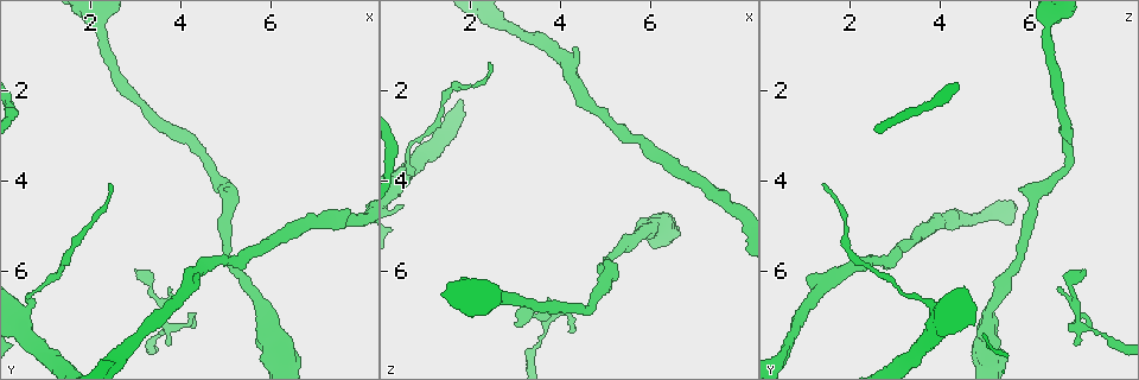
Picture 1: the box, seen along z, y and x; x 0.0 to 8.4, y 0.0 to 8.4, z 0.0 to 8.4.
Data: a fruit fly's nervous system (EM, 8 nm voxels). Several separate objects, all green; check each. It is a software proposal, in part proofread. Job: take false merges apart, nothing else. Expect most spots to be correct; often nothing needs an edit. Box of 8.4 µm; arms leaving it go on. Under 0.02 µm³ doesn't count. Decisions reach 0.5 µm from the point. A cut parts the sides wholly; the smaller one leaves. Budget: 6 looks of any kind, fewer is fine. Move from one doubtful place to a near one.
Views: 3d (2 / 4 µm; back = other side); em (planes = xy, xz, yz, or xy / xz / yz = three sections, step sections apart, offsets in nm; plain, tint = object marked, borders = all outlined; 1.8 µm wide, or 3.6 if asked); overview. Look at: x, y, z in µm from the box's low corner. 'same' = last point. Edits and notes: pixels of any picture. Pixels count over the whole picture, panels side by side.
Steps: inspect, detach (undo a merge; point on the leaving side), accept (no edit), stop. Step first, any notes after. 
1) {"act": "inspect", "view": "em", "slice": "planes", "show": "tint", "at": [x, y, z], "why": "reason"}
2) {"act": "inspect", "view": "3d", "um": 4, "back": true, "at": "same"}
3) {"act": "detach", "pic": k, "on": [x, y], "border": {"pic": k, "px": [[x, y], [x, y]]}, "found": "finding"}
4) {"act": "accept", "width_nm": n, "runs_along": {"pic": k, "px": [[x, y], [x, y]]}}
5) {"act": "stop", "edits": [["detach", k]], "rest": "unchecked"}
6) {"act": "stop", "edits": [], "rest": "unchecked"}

{"act": "inspect", "view": "em", "um": 3.6, "slice": "xz", "step": 16, "show": "tint", "at": [6.00, 7.40, 5.10], "why": "thick turns thin"}

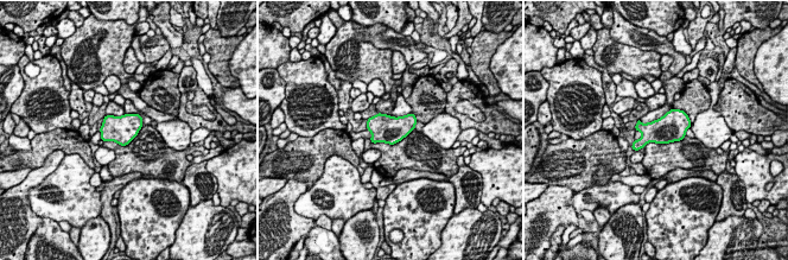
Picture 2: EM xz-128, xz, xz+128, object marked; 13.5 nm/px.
{"act": "inspect", "view": "em", "um": 3.6, "slice": "planes", "show": "borders", "at": "same", "why": "another direction"}

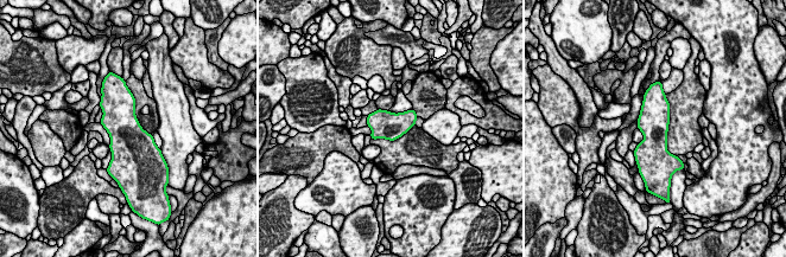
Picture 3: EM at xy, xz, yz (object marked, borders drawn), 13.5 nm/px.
{"act": "accept", "found": "one neuron here"}

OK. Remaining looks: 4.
{"act": "inspect", "view": "3d", "um": 4, "at": [5.15, 4.30, 6.05], "why": "sharp bend"}

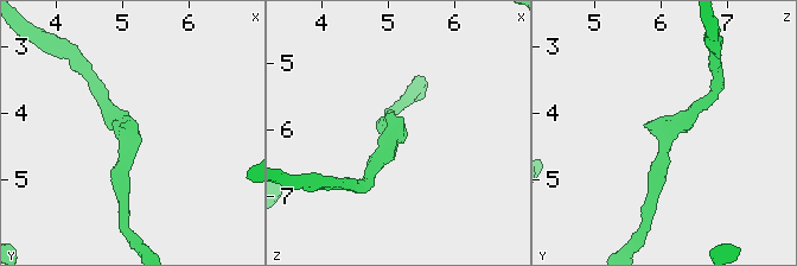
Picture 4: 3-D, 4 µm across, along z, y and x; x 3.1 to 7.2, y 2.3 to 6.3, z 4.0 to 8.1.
{"act": "inspect", "view": "em", "slice": "planes", "show": "tint", "at": [5.15, 4.30, 6.05], "arm_widths_nm": [180, 280]}

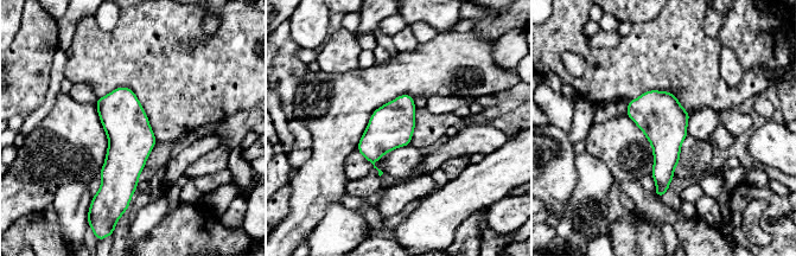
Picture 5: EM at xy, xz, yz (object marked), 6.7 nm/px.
{"act": "accept", "found": "continuous, no second neuron"}

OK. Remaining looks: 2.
{"act": "inspect", "view": "3d", "um": 4, "at": [3.45, 6.55, 7.00], "why": "thin neck"}

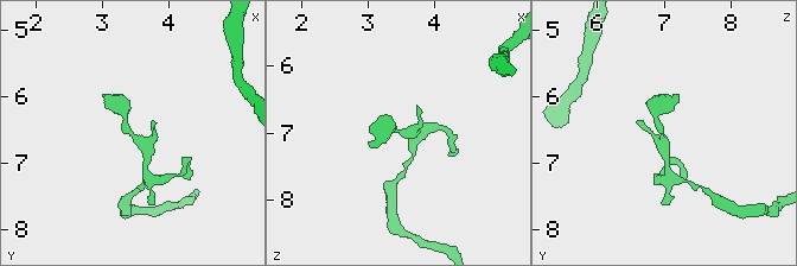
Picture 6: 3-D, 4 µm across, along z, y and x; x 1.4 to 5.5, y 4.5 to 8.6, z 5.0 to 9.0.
{"act": "inspect", "view": "em", "slice": "planes", "show": "borders", "at": [3.50, 6.60, 6.90]}

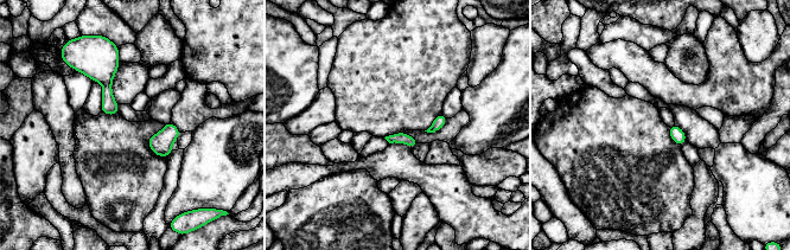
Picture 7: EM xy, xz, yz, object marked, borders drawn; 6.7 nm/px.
{"act": "accept", "width_nm": 50, "found": "all the same neuron"}

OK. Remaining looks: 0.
{"act": "stop", "edits": [], "rest": "unchecked"}

